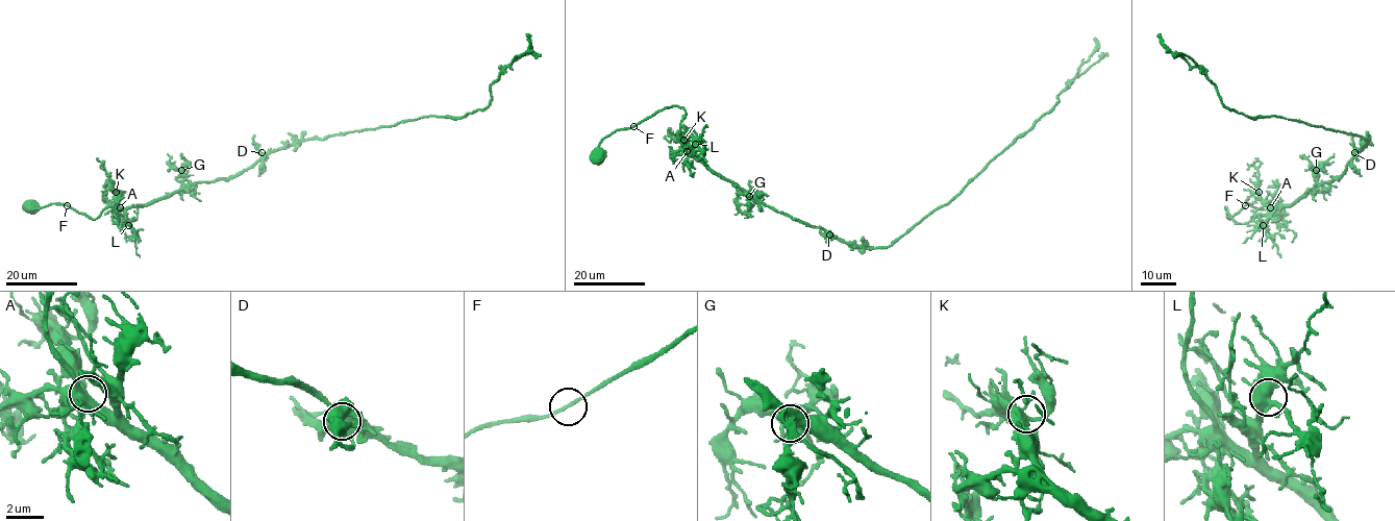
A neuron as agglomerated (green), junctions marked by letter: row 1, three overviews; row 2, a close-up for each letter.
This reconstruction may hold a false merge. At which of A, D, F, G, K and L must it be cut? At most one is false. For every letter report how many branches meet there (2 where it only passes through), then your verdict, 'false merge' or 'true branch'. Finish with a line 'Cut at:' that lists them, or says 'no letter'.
A: branches 2; true branch
D: branches 3; true branch
F: branches 2; true branch
G: branches 3; true branch
K: branches 3; true branch
L: branches 2; true branch
Cut at: no letter

